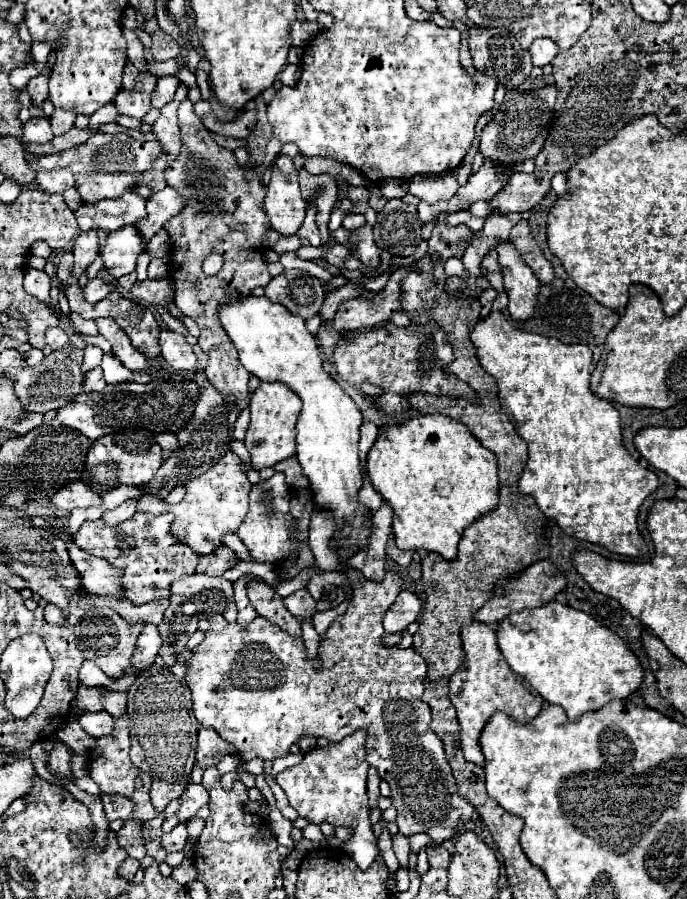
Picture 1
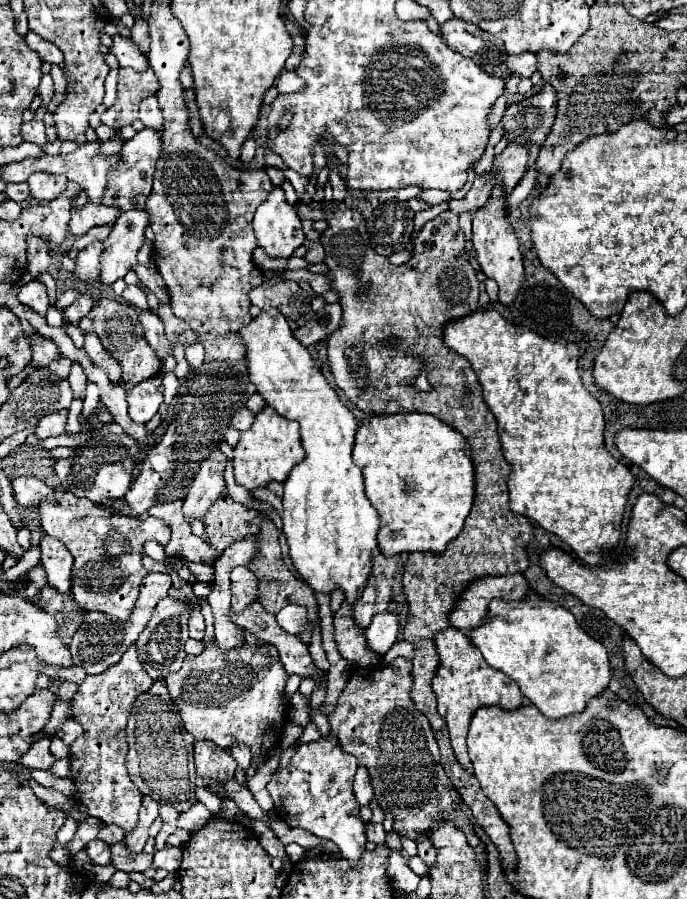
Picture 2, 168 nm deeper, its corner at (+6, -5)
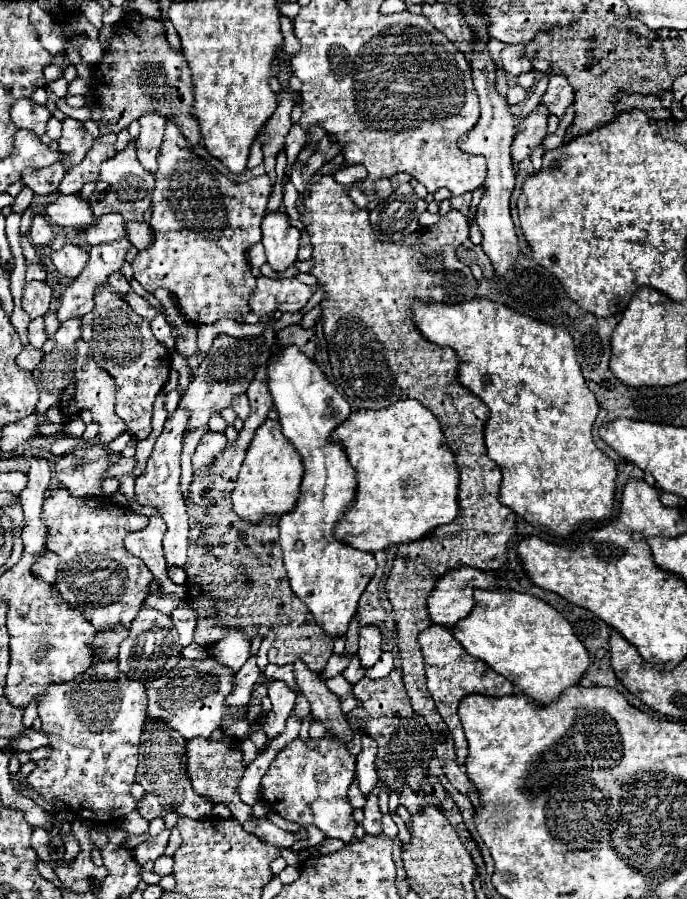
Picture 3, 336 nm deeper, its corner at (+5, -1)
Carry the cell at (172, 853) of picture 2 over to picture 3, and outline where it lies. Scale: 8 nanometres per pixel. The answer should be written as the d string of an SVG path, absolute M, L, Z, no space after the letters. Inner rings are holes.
M161 856L159 860L155 860L155 866L153 866L153 872L155 872L155 874L167 876L167 874L171 874L171 870L173 870L173 858Z

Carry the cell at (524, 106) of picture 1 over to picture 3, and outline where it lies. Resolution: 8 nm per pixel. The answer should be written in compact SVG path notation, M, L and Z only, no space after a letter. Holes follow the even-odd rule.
M557 74L557 76L549 76L549 88L547 92L543 94L541 102L547 104L549 112L555 114L555 116L563 116L567 106L573 104L573 98L575 98L575 90L571 88L567 76L563 74Z

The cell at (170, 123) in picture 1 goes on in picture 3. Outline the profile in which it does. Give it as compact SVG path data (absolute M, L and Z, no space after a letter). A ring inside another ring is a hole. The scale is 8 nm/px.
M127 146L113 160L107 160L101 164L101 172L95 182L95 192L89 198L93 216L101 218L103 214L119 212L125 218L125 222L143 220L143 212L151 206L153 188L155 188L155 178L139 164L135 156L135 146Z

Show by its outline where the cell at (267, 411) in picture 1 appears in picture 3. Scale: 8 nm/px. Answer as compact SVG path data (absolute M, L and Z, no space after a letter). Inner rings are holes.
M267 420L255 430L251 446L247 450L245 462L237 476L233 498L233 510L237 516L249 524L259 524L263 516L277 516L291 512L299 498L299 486L303 478L303 464L299 462L299 452L287 444L281 432L281 424Z

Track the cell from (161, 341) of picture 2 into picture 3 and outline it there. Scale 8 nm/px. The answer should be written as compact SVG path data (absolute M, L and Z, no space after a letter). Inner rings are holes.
M127 292L125 296L125 302L139 314L139 316L143 316L143 318L147 318L147 320L153 320L155 316L157 316L157 310L143 298L143 296L139 296L139 294L135 294L135 292Z

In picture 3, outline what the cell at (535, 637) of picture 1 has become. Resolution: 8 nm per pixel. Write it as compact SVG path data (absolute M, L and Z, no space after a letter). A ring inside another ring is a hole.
M475 590L471 614L459 620L451 634L473 658L505 676L523 694L541 704L549 704L559 694L575 686L591 660L575 636L571 624L547 602L511 590Z

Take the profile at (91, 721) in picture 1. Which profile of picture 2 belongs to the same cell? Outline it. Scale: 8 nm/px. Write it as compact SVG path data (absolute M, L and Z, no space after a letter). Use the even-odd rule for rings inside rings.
M74 718L72 720L66 720L64 724L62 724L62 728L56 732L56 736L58 738L62 738L66 744L72 744L76 738L80 738L84 734L84 728L82 728L82 724L80 722L76 722Z

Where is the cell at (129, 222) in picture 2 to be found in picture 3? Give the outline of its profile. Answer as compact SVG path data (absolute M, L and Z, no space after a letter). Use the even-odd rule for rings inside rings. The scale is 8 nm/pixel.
M127 236L123 240L115 240L115 244L99 244L91 248L85 270L61 296L61 304L57 308L59 324L69 318L83 318L93 310L93 294L107 282L111 272L121 270L129 248L131 244Z

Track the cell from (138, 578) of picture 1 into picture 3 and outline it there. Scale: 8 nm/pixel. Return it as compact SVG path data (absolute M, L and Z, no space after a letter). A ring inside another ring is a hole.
M55 488L53 496L45 500L43 510L41 510L41 520L47 526L47 538L45 546L47 550L55 552L59 556L59 568L57 568L57 580L55 580L55 590L63 598L63 602L71 604L71 608L79 608L85 618L99 630L109 630L117 624L129 626L131 620L137 616L141 610L143 598L149 594L149 584L151 584L151 572L149 568L135 556L131 556L125 546L123 538L129 532L135 532L139 528L147 526L147 516L141 516L125 506L111 504L105 496L97 498L75 498L69 496L65 488Z

